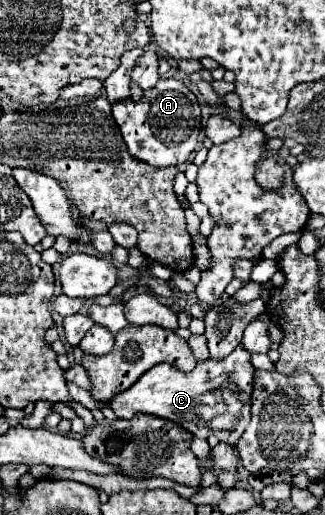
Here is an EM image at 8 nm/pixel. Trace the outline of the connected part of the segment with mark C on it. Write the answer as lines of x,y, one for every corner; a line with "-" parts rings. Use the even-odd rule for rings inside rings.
236,347
222,361
208,359
204,363
198,363
190,373
184,373
168,363
158,363
148,369
128,391
114,395
108,405
120,419
132,419
136,413
154,415
182,425
196,437
208,439
210,435
216,435
220,441
236,445
246,425
250,423
250,395
254,379
252,373
254,367
250,363
250,353
244,347
-
208,393
214,403
204,405
202,399

